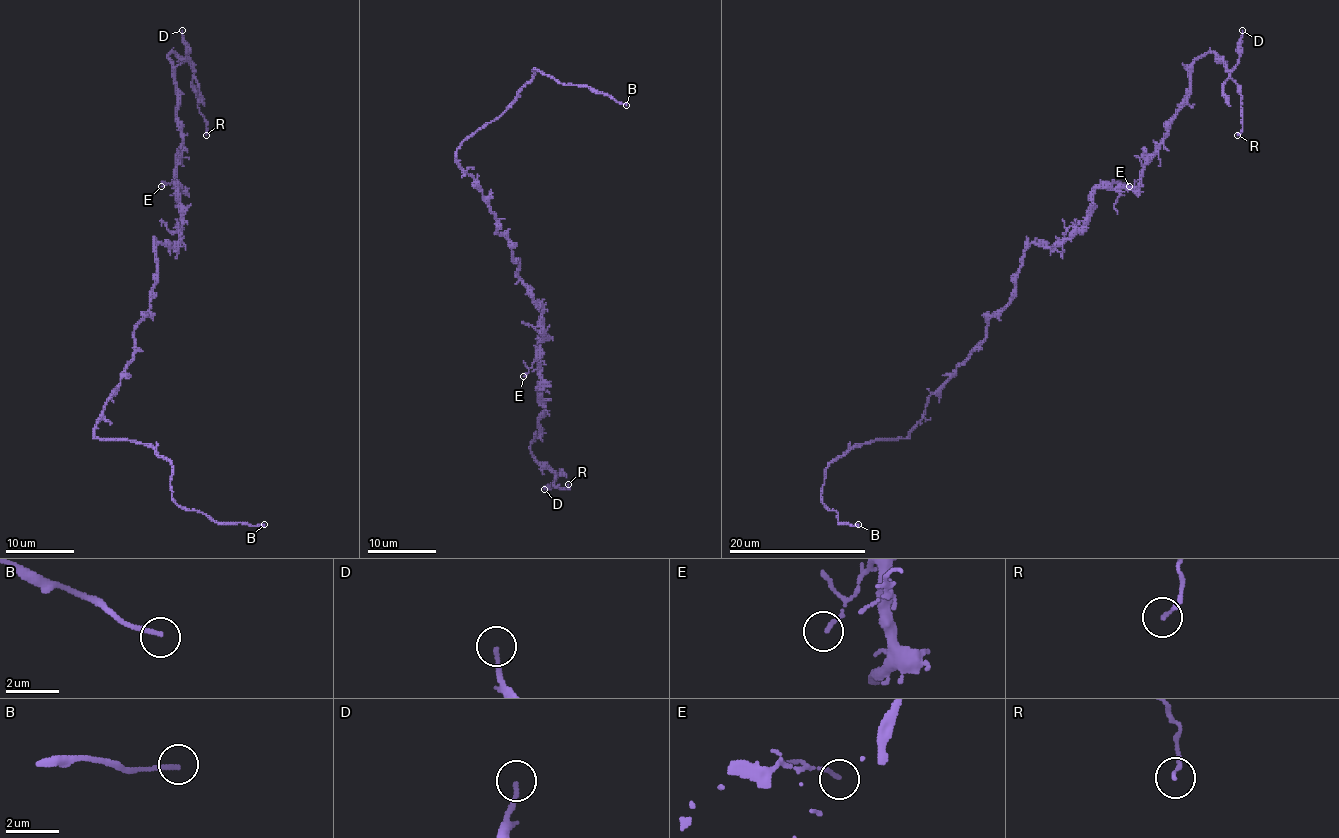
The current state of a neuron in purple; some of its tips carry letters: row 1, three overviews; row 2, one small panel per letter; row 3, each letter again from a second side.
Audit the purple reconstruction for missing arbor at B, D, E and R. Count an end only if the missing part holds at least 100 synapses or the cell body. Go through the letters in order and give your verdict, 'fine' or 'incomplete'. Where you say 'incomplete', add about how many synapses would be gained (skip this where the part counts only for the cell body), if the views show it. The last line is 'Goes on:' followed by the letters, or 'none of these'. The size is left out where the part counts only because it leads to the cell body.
B: incomplete
D: fine
E: fine
R: fine
Goes on: B

